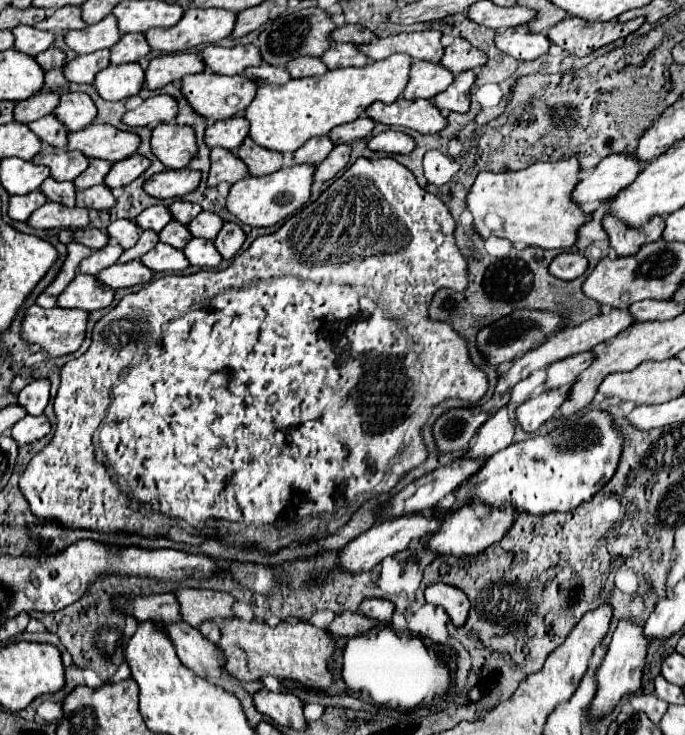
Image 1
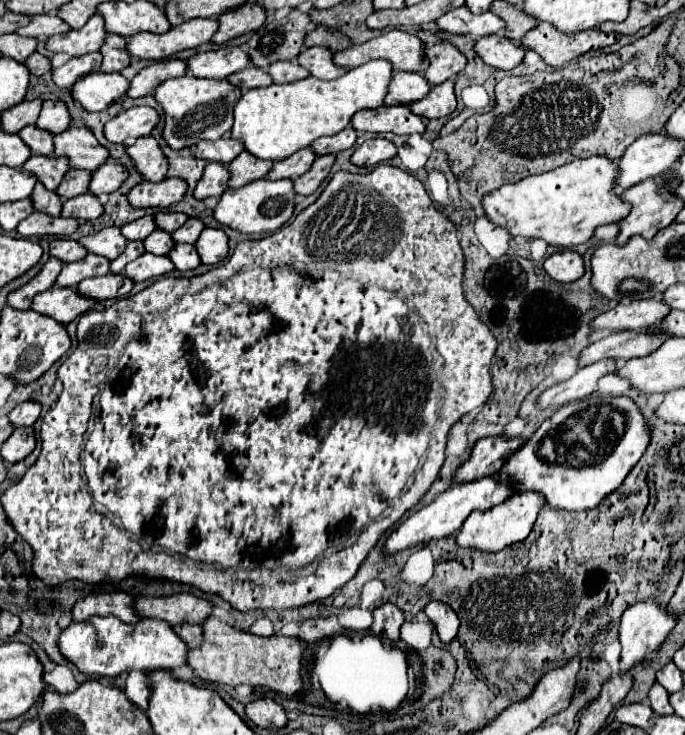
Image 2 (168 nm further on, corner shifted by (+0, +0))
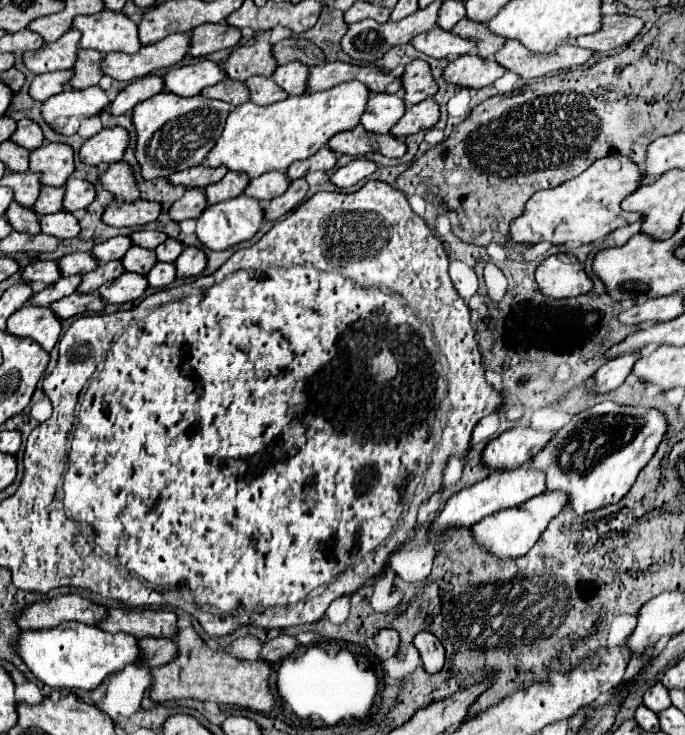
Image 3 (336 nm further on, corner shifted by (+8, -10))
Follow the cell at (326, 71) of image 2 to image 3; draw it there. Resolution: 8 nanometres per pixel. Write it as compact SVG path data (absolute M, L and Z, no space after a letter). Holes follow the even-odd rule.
M290 62L290 64L278 66L274 70L272 78L288 96L298 96L298 94L304 94L304 90L306 90L308 68L304 64Z

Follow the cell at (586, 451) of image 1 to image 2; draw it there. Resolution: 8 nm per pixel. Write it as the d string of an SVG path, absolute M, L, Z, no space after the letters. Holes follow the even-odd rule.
M588 396L570 402L540 428L494 474L512 492L538 492L548 508L590 510L614 492L642 458L650 428L628 396Z

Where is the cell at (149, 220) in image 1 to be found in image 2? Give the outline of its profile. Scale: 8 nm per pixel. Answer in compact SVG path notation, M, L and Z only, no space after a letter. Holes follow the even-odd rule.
M142 216L140 220L126 224L126 226L122 228L122 234L124 234L128 240L144 240L154 228L156 228L154 218L152 218L152 216Z

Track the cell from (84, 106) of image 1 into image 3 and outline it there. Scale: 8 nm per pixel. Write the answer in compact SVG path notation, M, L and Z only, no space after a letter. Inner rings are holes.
M20 120L16 126L16 132L10 136L10 142L26 148L26 150L34 150L38 146L42 146L44 136L38 124L32 124L32 120Z

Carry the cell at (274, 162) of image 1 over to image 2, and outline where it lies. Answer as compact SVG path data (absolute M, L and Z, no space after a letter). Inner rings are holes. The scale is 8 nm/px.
M246 150L240 152L232 162L230 162L230 188L240 188L248 182L260 180L262 176L266 176L272 170L272 162L266 162L262 158L254 158L252 154L248 154Z

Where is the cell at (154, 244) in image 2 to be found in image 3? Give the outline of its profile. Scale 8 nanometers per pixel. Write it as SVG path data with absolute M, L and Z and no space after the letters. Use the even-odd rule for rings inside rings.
M132 246L132 248L124 254L124 258L122 258L124 272L148 274L154 264L156 264L154 250L146 250L146 248L140 248L140 246Z

